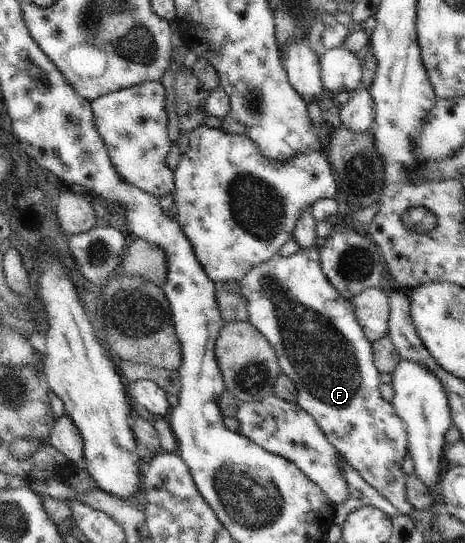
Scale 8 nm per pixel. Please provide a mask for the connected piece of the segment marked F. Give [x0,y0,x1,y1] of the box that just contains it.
[235,247,414,515]

